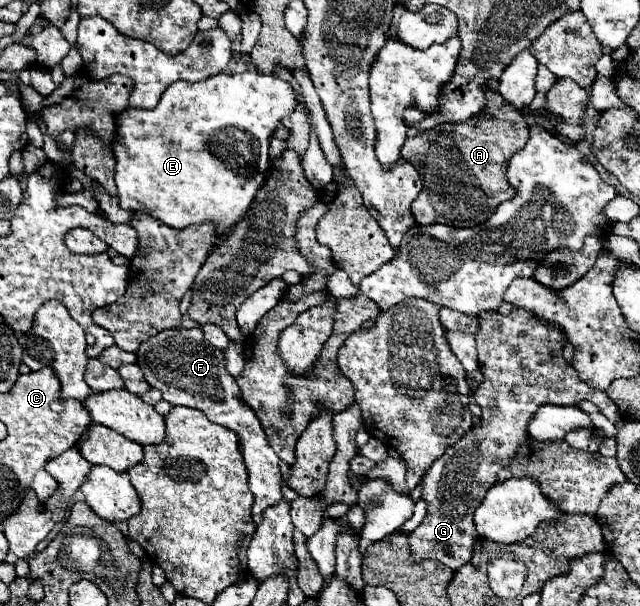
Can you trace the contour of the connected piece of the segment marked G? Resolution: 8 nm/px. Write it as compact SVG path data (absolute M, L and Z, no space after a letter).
M517 308L506 316L497 311L481 312L475 340L483 382L473 392L473 400L483 408L481 426L471 428L427 470L423 478L423 498L429 504L427 516L409 536L415 562L435 558L451 570L469 562L477 538L473 510L485 496L485 490L497 482L497 474L517 458L519 446L527 440L525 426L539 406L591 400L613 424L621 420L619 410L607 392L589 388L577 372L565 364L561 356L565 336L531 318L527 310Z

